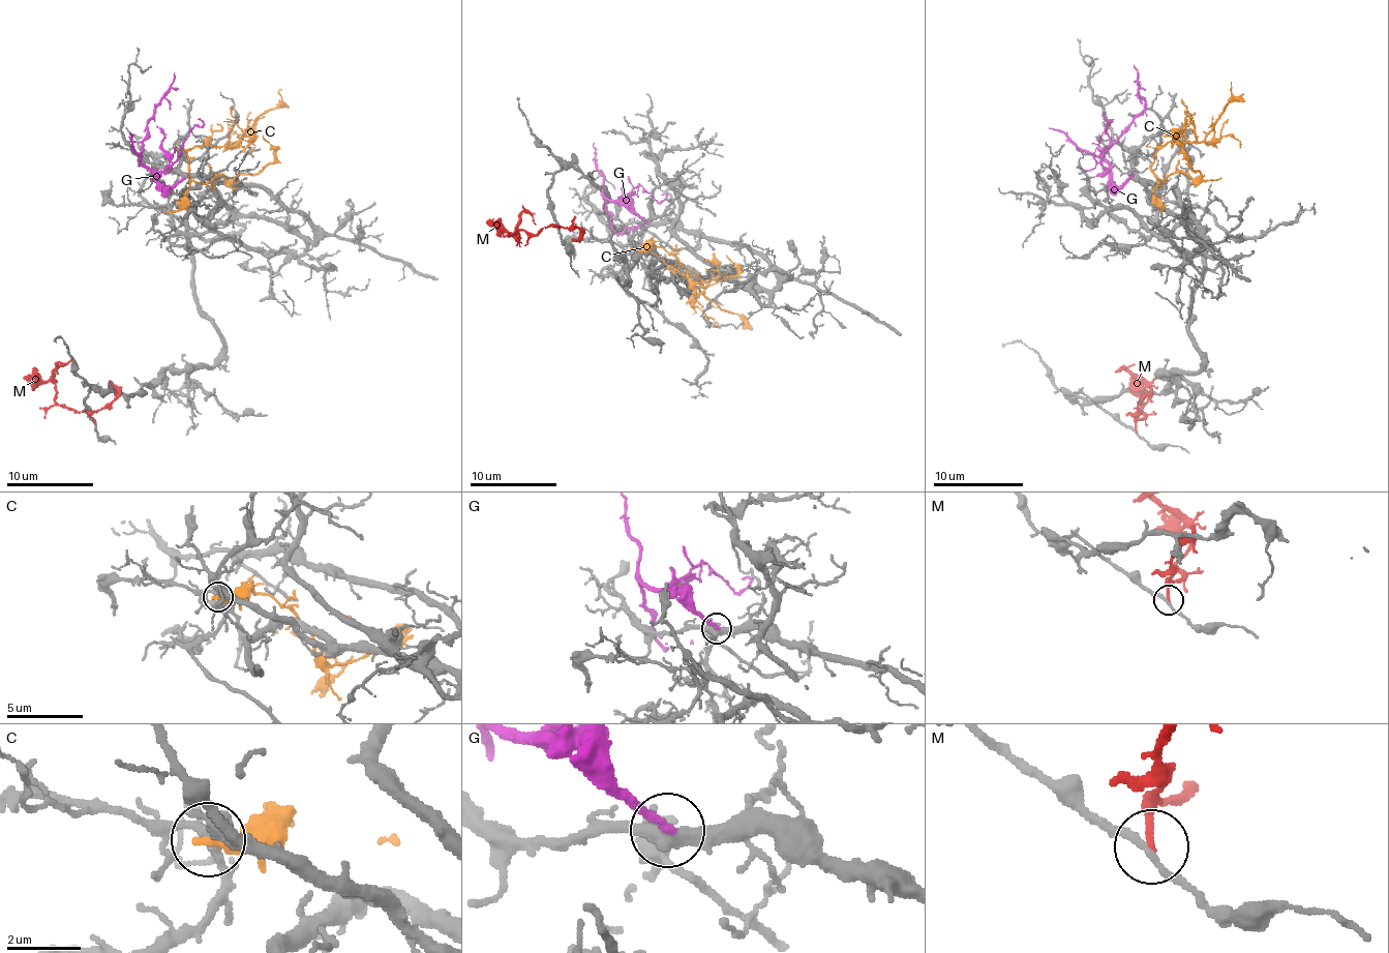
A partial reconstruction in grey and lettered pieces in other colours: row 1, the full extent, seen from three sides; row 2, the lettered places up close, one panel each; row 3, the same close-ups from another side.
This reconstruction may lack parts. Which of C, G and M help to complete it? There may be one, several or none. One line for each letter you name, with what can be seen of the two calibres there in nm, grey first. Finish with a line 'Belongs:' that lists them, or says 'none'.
G: Thickness 360 nm (grey) against 240 nm
Belongs: G

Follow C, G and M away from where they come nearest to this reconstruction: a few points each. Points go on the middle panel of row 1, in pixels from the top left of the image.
C: (632, 249), (641, 249), (647, 242), (652, 244), (652, 240), (650, 249), (701, 288), (717, 305), (745, 317)
G: (647, 224), (630, 208), (602, 195), (610, 226), (620, 234), (637, 228), (637, 224)
M: (559, 226), (541, 228), (535, 234), (519, 230), (519, 240), (515, 226), (524, 212), (533, 216), (535, 226)

